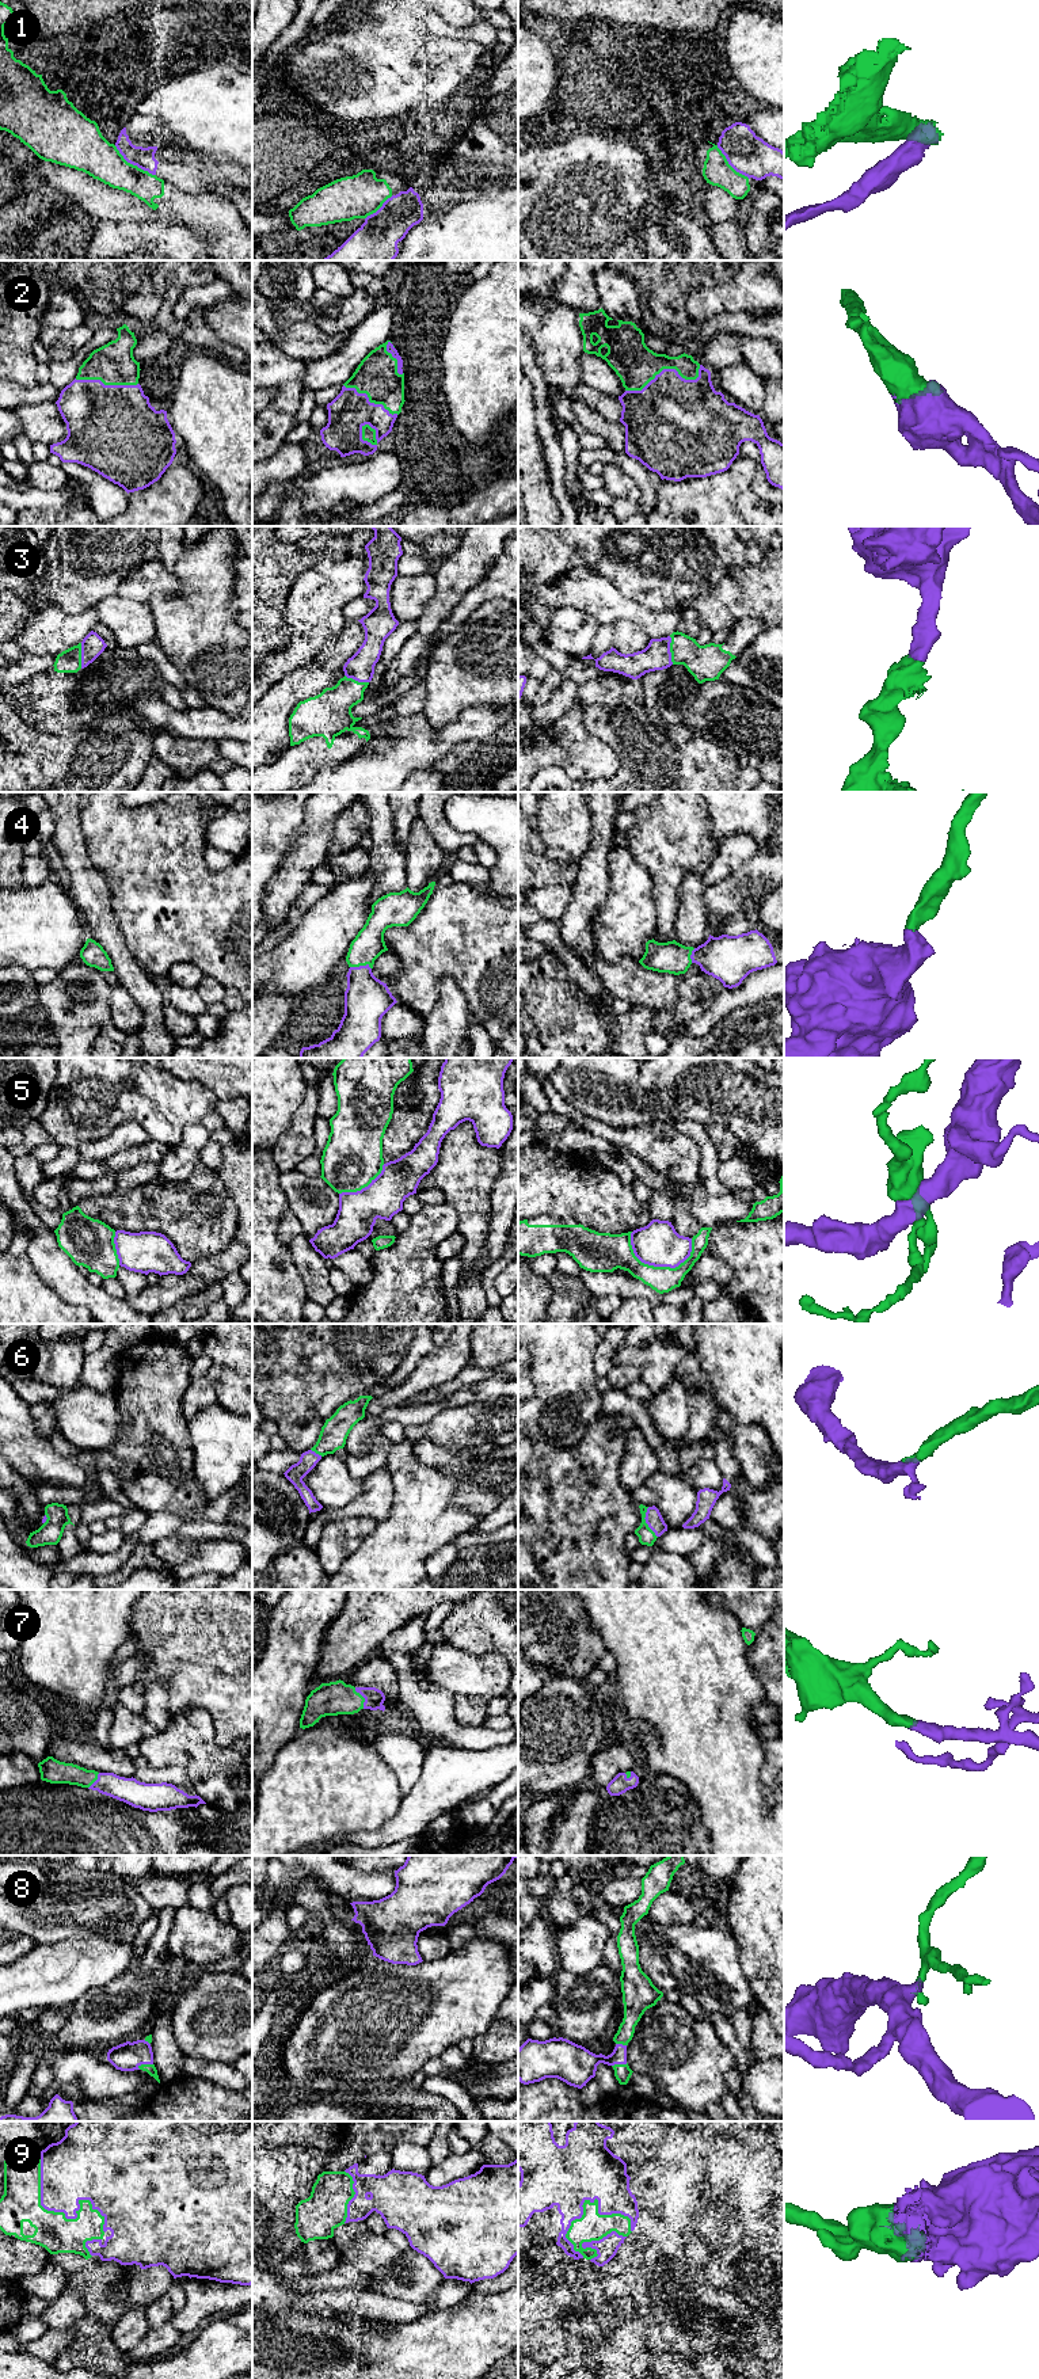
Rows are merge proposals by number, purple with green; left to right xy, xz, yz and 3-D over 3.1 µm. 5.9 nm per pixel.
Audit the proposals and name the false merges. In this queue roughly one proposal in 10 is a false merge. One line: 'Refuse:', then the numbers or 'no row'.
Refuse: 1, 5

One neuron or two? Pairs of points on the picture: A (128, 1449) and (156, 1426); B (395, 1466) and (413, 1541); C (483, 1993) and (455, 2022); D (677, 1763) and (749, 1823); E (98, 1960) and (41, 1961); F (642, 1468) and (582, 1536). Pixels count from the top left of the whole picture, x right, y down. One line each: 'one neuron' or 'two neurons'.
A: one neuron
B: one neuron
C: one neuron
D: one neuron
E: one neuron
F: two neurons

